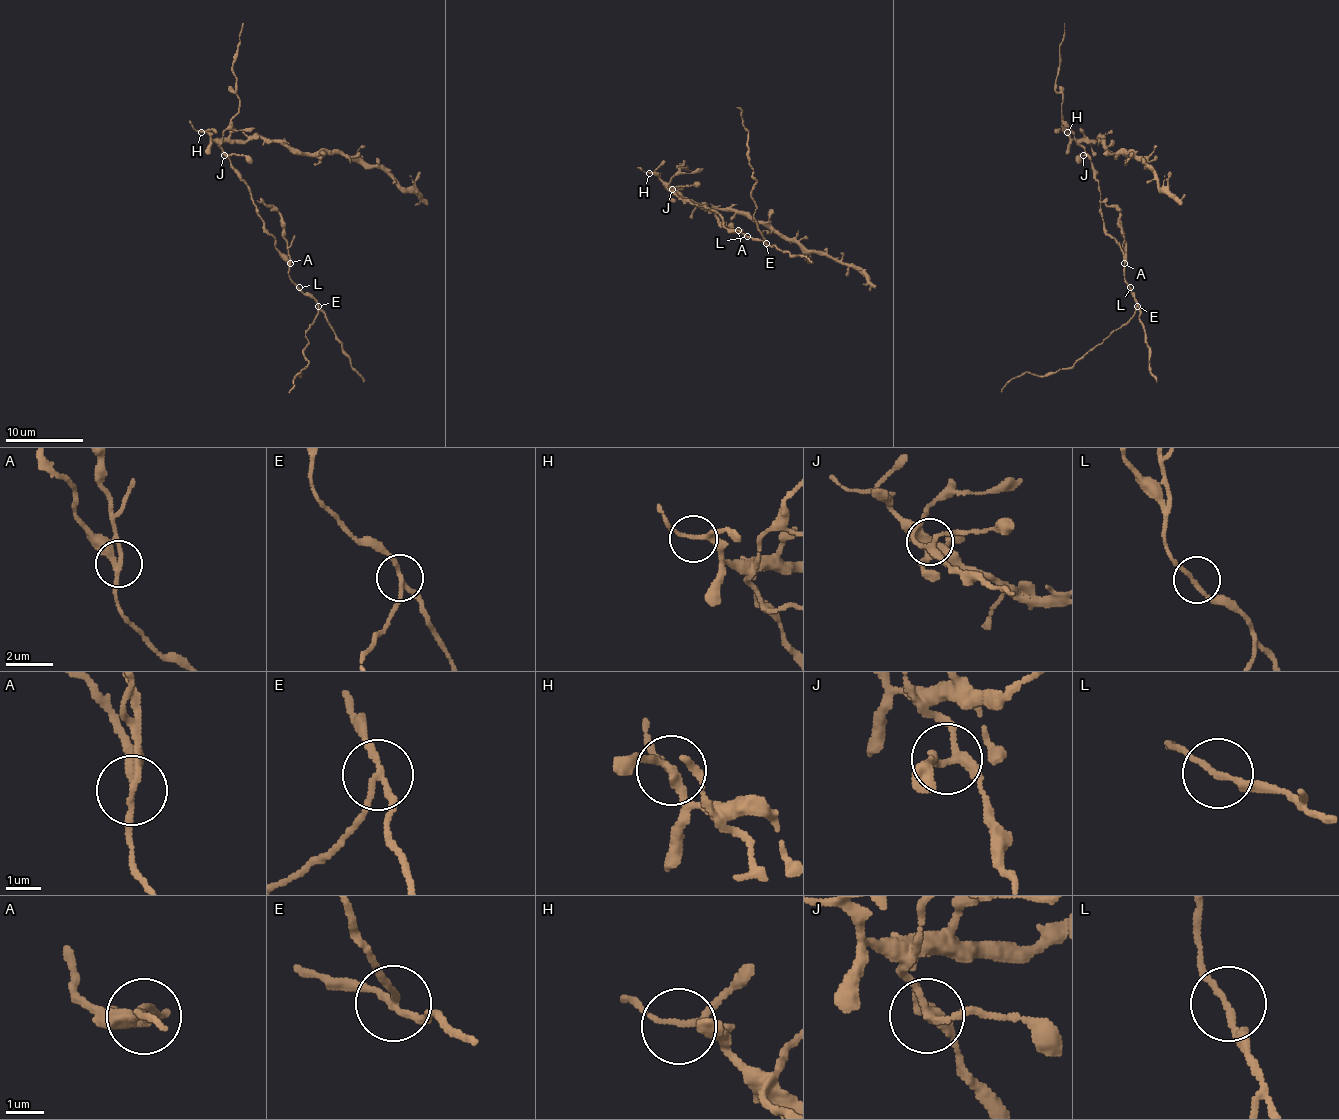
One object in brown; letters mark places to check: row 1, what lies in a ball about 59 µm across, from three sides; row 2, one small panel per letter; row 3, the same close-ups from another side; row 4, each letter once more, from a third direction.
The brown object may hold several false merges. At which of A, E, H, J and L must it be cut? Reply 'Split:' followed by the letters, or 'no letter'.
Split: A, E

